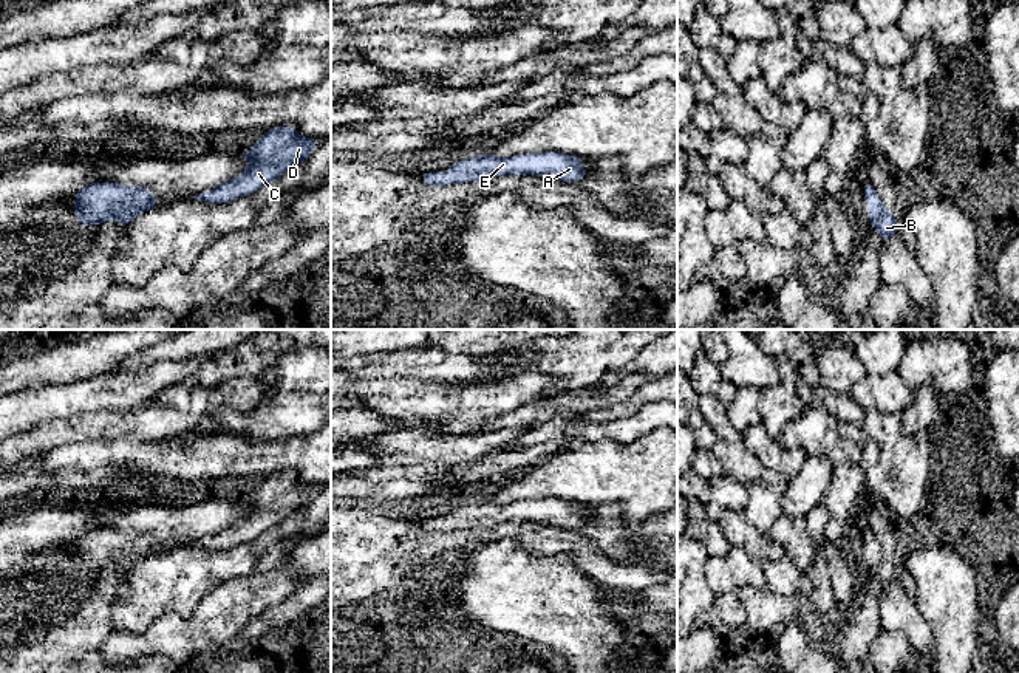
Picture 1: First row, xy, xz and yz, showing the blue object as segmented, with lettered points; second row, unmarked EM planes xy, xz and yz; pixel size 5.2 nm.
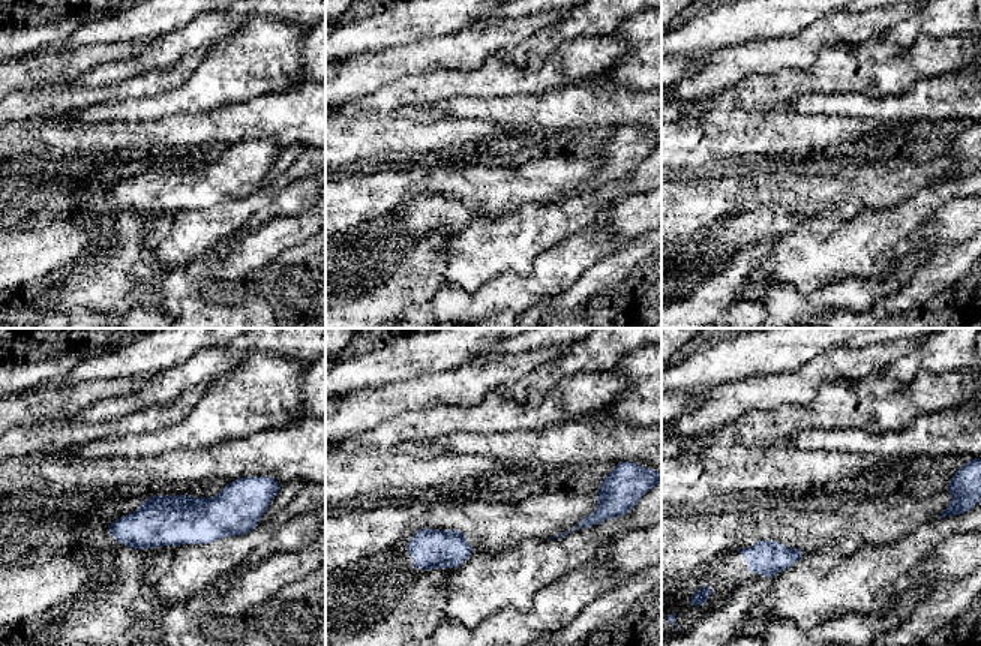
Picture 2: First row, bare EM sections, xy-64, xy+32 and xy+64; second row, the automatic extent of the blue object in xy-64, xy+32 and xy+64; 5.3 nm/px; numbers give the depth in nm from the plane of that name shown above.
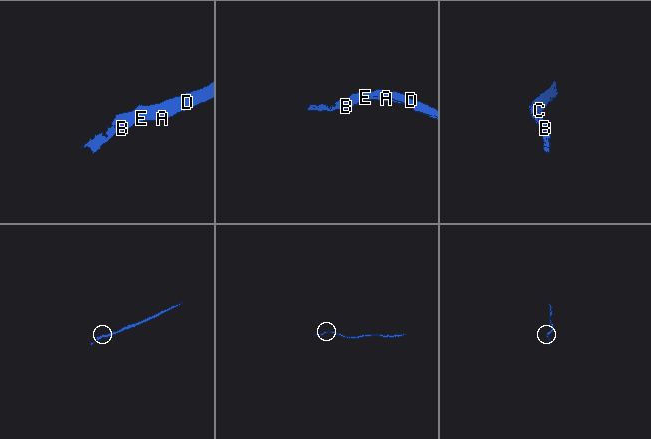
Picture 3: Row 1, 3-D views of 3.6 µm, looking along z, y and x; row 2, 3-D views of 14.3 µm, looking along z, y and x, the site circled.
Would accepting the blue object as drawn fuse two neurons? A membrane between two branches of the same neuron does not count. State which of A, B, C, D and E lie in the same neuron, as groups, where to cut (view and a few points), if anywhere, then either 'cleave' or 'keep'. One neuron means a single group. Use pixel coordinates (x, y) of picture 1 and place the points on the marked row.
A B C D E | no cut | keep

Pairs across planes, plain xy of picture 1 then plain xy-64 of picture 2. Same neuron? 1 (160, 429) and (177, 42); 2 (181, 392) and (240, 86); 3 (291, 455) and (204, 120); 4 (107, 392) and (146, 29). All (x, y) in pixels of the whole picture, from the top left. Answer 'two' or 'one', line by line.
1: two
2: two
3: one
4: two

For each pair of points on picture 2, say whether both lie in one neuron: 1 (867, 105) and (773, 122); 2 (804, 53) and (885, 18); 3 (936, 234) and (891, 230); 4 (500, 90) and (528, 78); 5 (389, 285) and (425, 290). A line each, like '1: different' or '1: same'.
1: different
2: same
3: different
4: same
5: different

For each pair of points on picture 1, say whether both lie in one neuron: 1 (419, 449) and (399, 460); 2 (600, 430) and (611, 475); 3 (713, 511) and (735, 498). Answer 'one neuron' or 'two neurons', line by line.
1: one neuron
2: two neurons
3: one neuron

